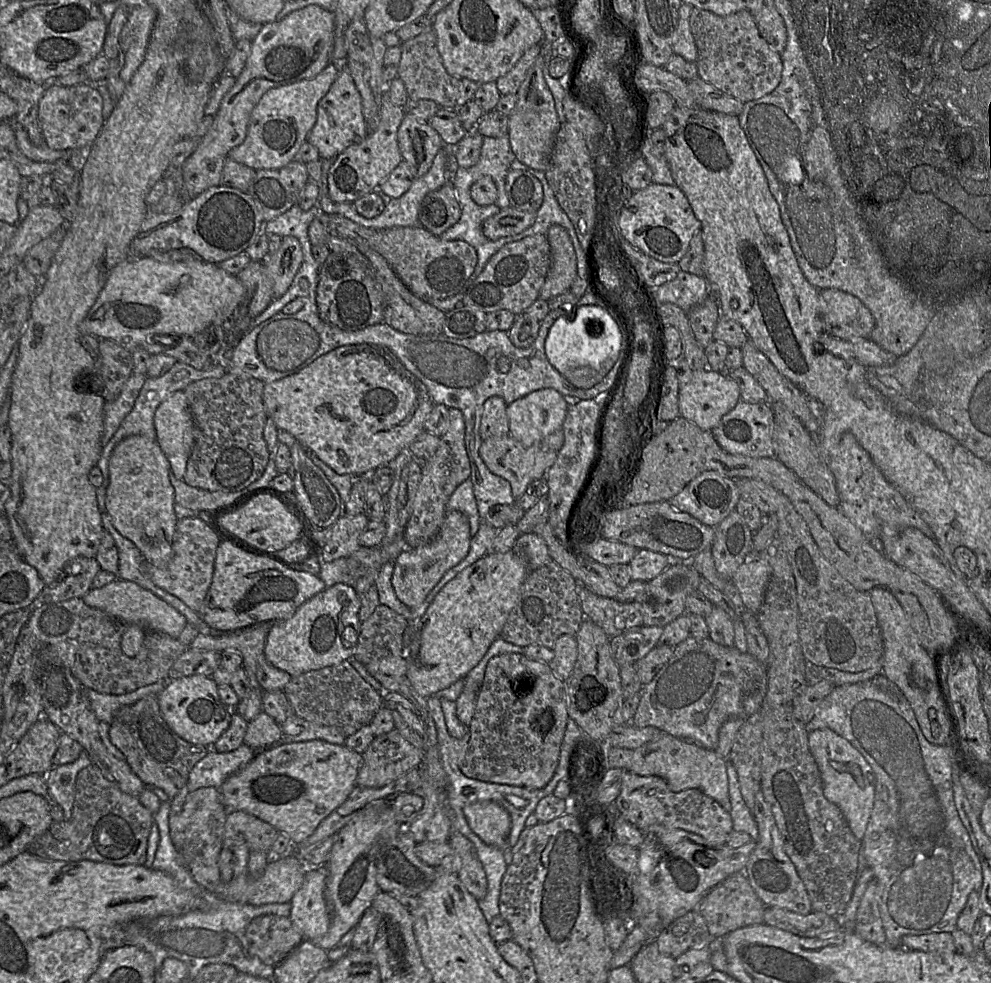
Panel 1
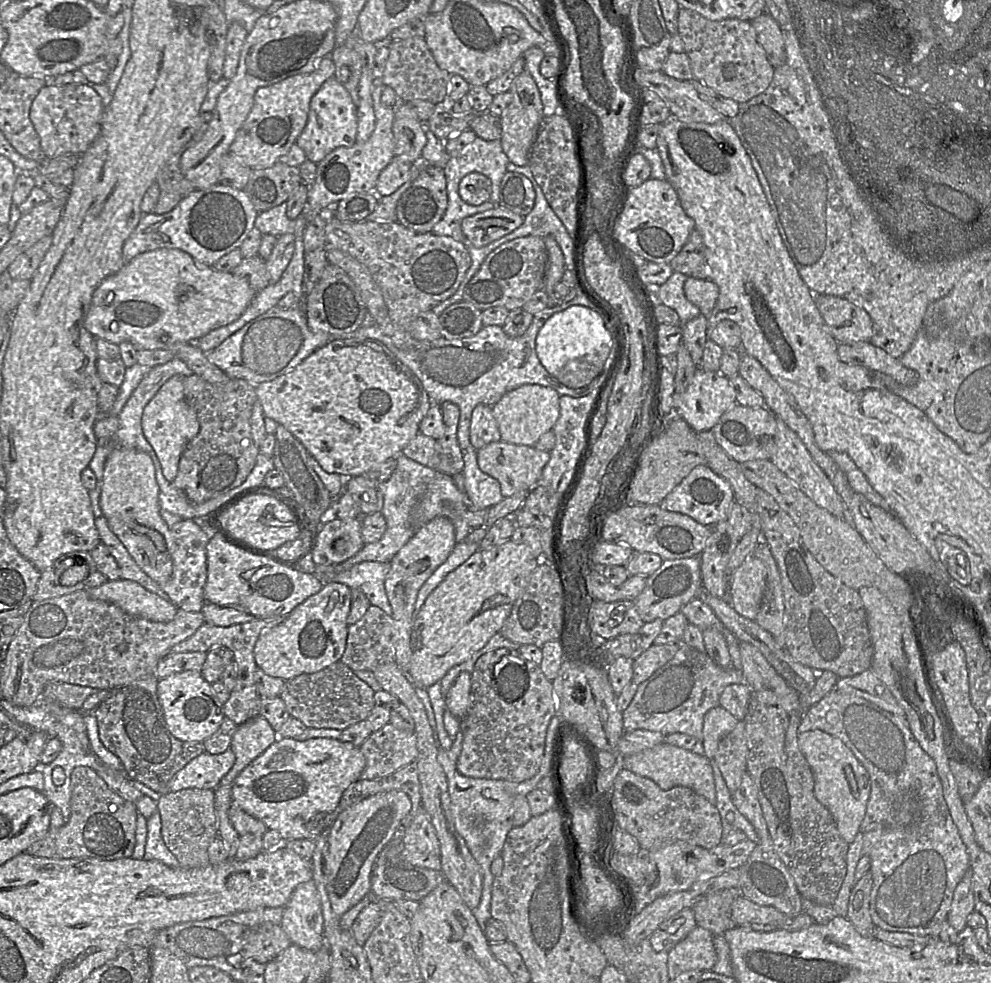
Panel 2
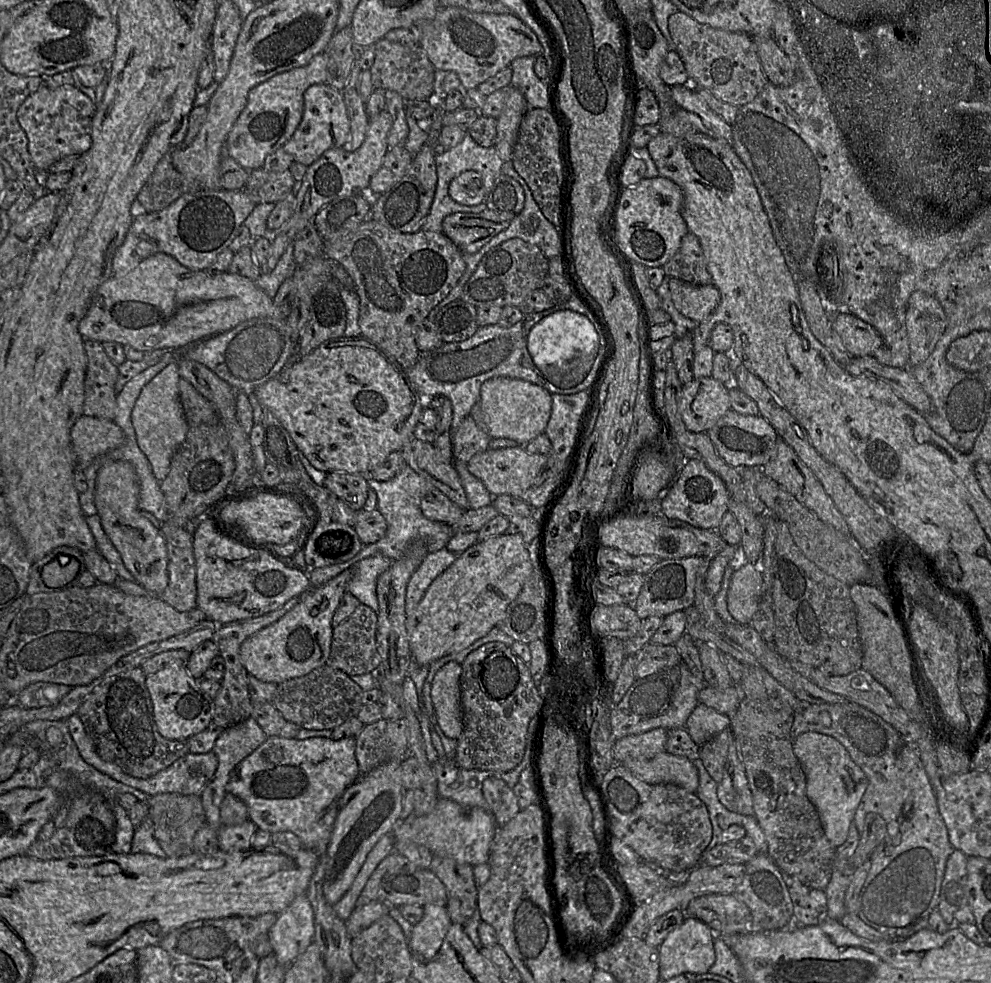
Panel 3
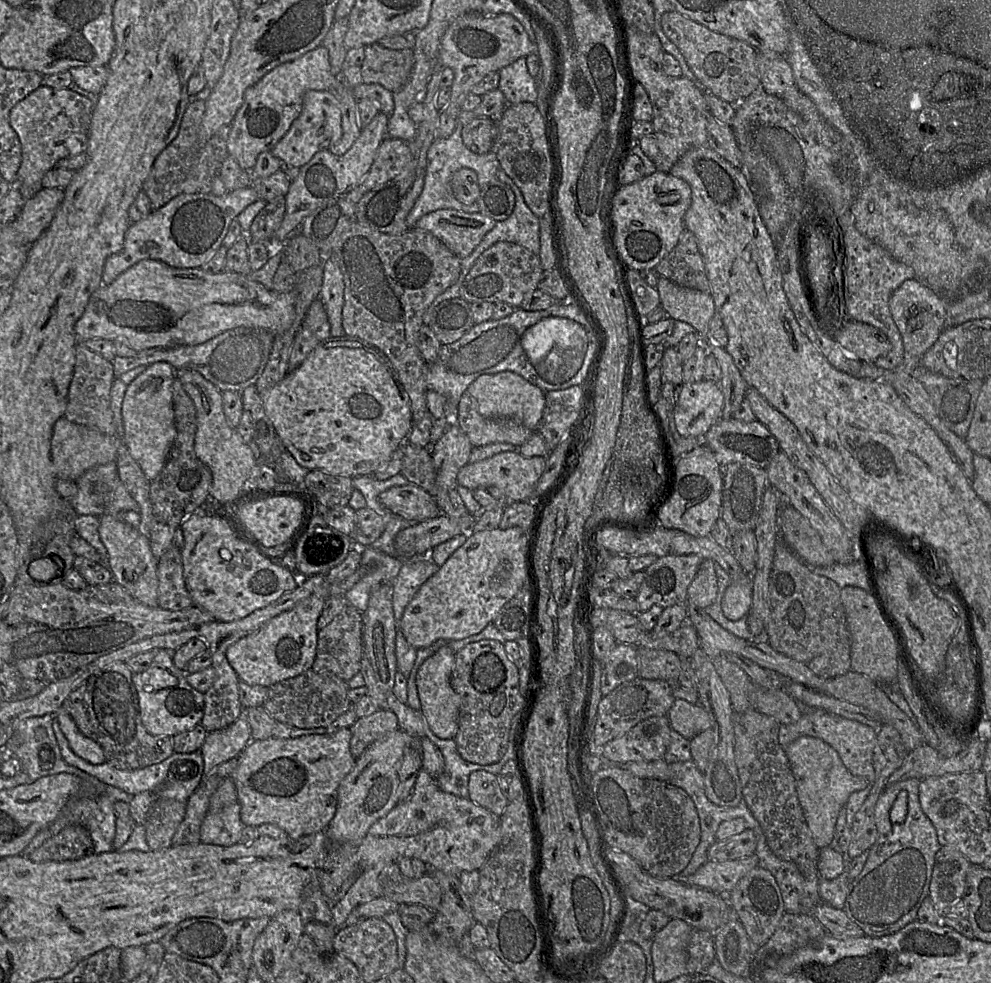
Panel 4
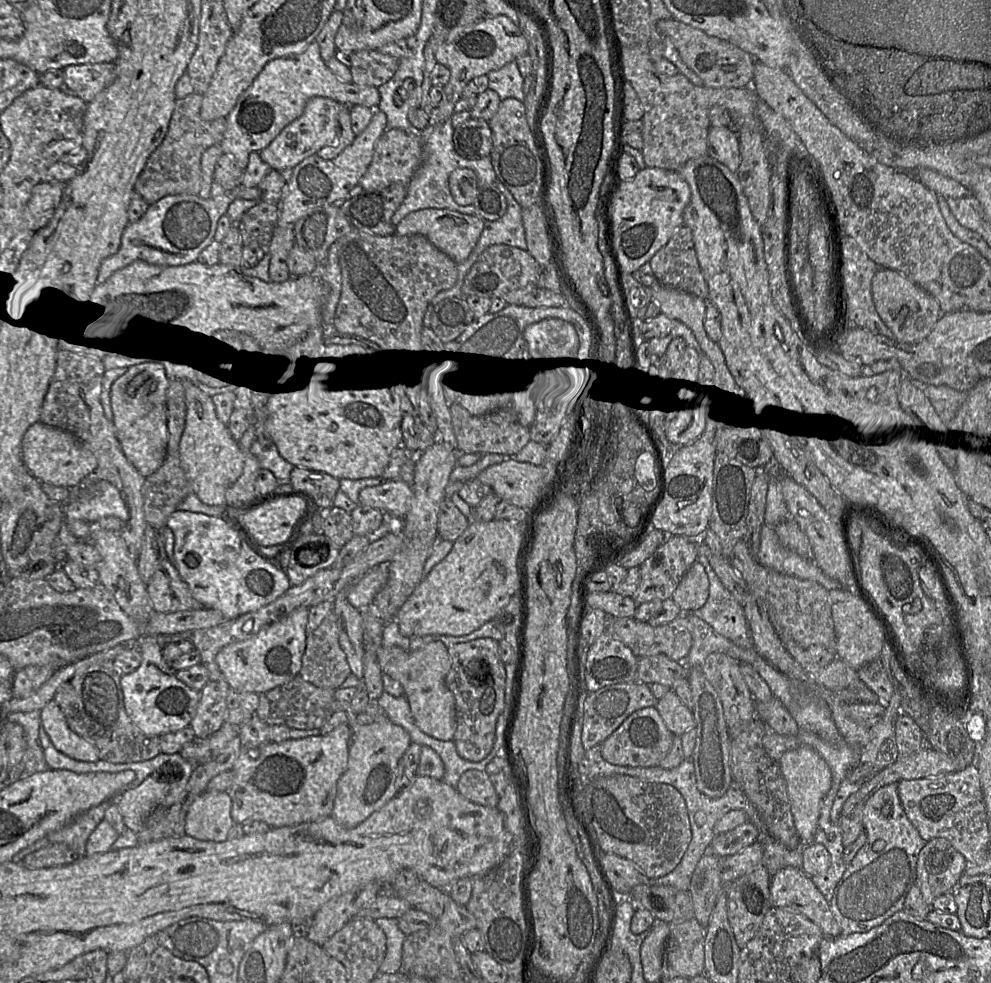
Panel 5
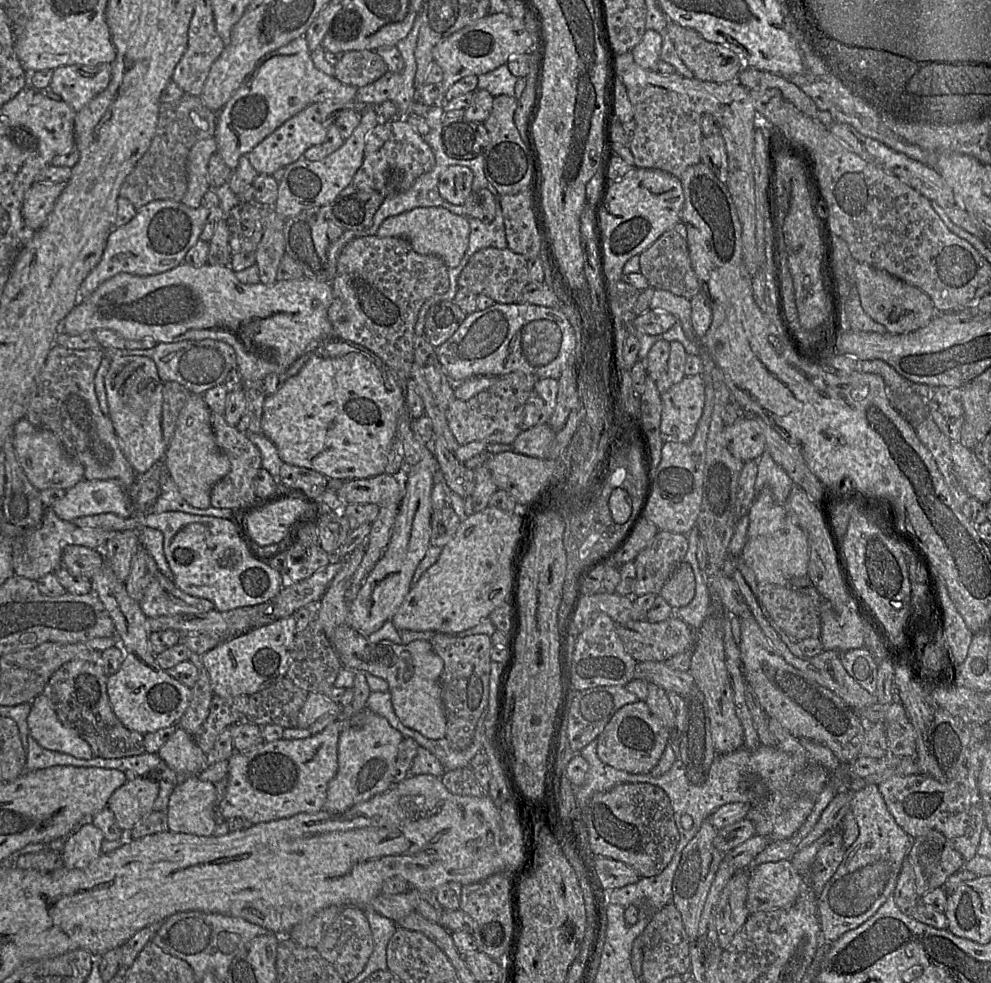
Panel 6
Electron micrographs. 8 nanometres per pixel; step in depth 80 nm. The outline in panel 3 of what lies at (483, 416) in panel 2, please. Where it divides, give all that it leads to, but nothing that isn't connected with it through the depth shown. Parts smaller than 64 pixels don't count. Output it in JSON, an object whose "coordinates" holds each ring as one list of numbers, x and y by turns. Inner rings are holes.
{"coordinates":[[468,415,461,422,452,439,454,461,468,461,477,453,488,449,492,438,481,430]]}

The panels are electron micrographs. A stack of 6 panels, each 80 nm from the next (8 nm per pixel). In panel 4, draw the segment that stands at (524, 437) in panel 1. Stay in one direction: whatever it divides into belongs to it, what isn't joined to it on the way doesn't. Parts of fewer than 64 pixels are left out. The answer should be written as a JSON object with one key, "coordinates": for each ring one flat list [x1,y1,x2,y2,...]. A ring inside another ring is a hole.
{"coordinates":[[502,371,495,374,481,375,469,385,466,393,473,398,476,403,477,410,484,417,512,418,533,431,537,431,537,426,542,418,546,403,545,391,511,371]]}

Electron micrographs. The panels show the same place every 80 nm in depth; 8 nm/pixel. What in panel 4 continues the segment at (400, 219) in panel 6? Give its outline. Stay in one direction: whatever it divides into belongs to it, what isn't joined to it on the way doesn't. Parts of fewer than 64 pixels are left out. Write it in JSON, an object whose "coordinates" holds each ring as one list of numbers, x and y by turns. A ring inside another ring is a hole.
{"coordinates":[[440,209,422,216,413,228,430,232,459,258,467,257,496,224,481,213]]}

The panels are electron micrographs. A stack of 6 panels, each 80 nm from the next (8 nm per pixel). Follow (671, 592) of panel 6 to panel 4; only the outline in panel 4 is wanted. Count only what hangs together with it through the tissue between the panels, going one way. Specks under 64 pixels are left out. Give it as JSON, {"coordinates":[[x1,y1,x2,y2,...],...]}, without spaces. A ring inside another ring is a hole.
{"coordinates":[[704,559,687,589,686,605,706,608,714,602,717,593,718,582,715,563]]}

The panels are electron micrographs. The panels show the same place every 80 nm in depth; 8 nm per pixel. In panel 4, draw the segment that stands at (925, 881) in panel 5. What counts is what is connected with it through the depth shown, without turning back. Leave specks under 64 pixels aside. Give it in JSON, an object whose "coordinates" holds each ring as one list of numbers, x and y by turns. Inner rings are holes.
{"coordinates":[[941,846,935,856,929,887,929,901,940,916,955,904,960,904,966,890,966,875,970,862,949,846]]}

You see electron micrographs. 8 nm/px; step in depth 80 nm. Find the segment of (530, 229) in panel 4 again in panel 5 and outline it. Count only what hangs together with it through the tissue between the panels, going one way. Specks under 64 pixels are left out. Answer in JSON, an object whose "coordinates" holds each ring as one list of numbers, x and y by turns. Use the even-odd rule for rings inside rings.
{"coordinates":[[498,180,491,186,496,186,505,195,508,204,507,211,501,218,496,221,484,222,482,233,469,255,476,254,476,252,480,255,486,248,494,244,507,244,522,250,527,250,525,230,522,223,521,205,513,198,511,193]]}

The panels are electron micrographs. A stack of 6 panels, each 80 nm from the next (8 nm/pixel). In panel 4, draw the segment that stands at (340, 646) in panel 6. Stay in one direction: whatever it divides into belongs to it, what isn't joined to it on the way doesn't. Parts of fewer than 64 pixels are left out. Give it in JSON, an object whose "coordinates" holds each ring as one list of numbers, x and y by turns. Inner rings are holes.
{"coordinates":[[445,643,417,668,415,675,422,714,430,730,441,739,454,739,458,731,460,697,450,683,451,673,455,665,454,654]]}

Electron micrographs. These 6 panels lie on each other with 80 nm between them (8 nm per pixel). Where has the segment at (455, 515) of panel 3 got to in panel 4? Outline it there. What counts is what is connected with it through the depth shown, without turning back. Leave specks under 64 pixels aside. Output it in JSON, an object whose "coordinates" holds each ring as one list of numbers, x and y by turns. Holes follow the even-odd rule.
{"coordinates":[[410,483,387,489,379,495,379,500,391,512,410,522,420,522,441,514,434,498,424,488]]}

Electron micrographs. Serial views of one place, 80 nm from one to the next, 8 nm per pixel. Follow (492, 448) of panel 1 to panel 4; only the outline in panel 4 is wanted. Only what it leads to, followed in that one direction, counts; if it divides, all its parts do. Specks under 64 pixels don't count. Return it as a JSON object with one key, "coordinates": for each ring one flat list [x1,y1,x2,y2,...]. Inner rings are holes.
{"coordinates":[[518,451,498,453,475,463,467,463,457,474,457,485,474,490,494,486,502,490,510,501,534,500,536,485,546,466,546,457,525,457]]}

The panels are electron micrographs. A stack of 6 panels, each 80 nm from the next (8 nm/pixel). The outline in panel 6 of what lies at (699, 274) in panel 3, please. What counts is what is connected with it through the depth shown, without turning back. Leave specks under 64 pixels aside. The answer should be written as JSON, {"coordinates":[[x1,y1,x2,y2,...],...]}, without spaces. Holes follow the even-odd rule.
{"coordinates":[[679,222,673,228,663,233,651,246,639,255,640,273,647,279,649,286,656,290,667,290,677,296,691,299,702,291,701,284,692,268,687,243,686,226]]}

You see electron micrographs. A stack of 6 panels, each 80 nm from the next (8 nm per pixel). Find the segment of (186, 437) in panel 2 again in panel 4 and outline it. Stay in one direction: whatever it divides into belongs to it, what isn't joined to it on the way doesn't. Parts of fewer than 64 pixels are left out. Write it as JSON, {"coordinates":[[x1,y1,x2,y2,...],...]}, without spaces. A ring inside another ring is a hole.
{"coordinates":[[152,363,128,386,122,403,123,443,149,480,163,469,176,438,172,383,176,370,168,363]]}

